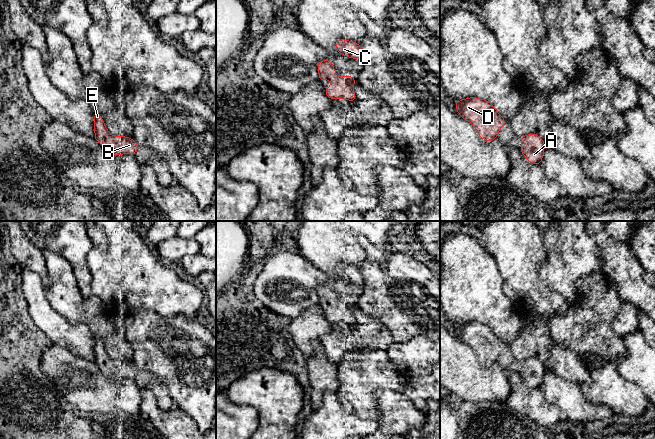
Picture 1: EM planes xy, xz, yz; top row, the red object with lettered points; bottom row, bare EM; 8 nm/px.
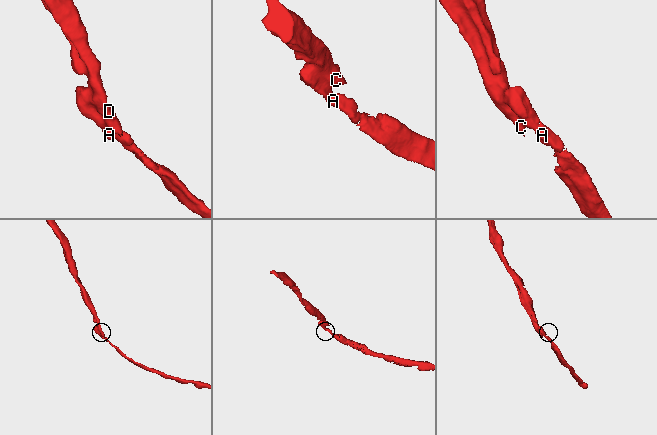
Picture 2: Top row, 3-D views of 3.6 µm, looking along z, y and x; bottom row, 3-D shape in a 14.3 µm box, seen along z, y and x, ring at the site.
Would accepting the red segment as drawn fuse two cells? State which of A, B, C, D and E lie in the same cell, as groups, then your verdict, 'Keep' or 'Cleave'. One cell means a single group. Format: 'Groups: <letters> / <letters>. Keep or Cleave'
Groups: A B C D E. Keep

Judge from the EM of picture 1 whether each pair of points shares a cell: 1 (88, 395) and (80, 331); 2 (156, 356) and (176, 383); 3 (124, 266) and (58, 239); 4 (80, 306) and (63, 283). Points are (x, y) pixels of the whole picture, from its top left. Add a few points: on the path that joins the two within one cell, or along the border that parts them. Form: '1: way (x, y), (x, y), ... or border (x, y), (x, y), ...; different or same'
1: border (62, 347), (66, 347), (77, 356), (94, 363); different
2: way (163, 363), (175, 376); same
3: border (93, 246), (86, 257), (86, 263), (91, 274); different
4: way (74, 300), (63, 289); same

